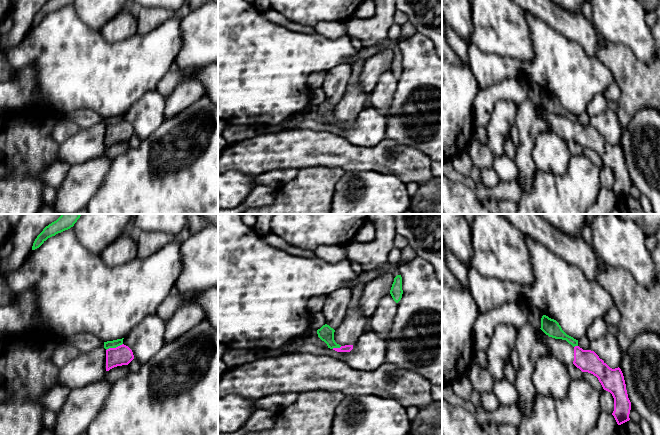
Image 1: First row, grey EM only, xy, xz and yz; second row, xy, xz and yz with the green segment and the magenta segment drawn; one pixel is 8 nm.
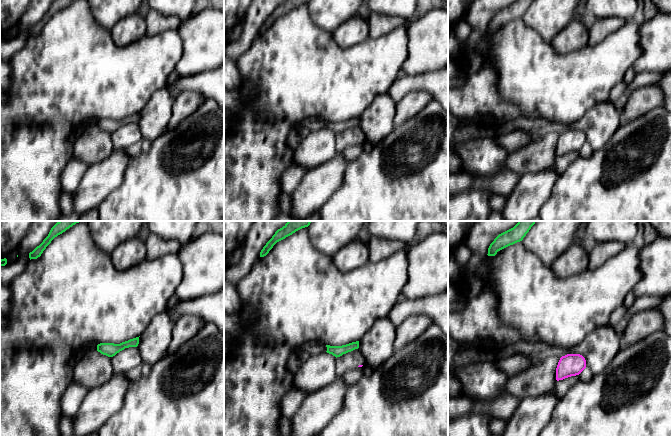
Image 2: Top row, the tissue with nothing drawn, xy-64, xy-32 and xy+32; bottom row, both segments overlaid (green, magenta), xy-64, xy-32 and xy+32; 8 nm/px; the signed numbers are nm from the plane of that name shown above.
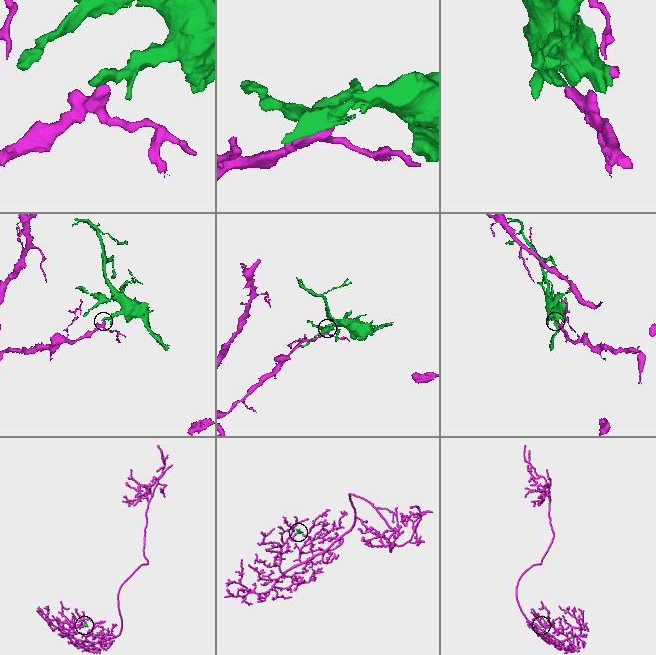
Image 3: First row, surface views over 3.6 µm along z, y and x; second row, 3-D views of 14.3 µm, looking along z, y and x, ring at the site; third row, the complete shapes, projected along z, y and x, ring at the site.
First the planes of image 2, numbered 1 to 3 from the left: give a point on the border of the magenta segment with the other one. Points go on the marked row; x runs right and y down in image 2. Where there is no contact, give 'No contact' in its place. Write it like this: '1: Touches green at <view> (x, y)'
1: No contact
2: No contact
3: No contact

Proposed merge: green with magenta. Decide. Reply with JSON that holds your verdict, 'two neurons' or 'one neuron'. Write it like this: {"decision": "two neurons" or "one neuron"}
{"decision": "two neurons"}

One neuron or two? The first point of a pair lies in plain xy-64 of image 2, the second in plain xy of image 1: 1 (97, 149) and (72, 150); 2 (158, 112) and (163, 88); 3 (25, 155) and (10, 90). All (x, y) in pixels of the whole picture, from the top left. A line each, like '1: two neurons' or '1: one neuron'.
1: one neuron
2: two neurons
3: two neurons

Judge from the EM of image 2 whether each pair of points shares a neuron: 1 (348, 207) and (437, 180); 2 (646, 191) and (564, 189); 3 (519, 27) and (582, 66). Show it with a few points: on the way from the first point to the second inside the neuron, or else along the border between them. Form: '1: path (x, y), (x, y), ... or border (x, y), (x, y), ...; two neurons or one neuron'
1: path (370, 207), (404, 207), (415, 196); one neuron
2: path (626, 193), (584, 193); one neuron
3: path (532, 43), (555, 66), (566, 66); one neuron

